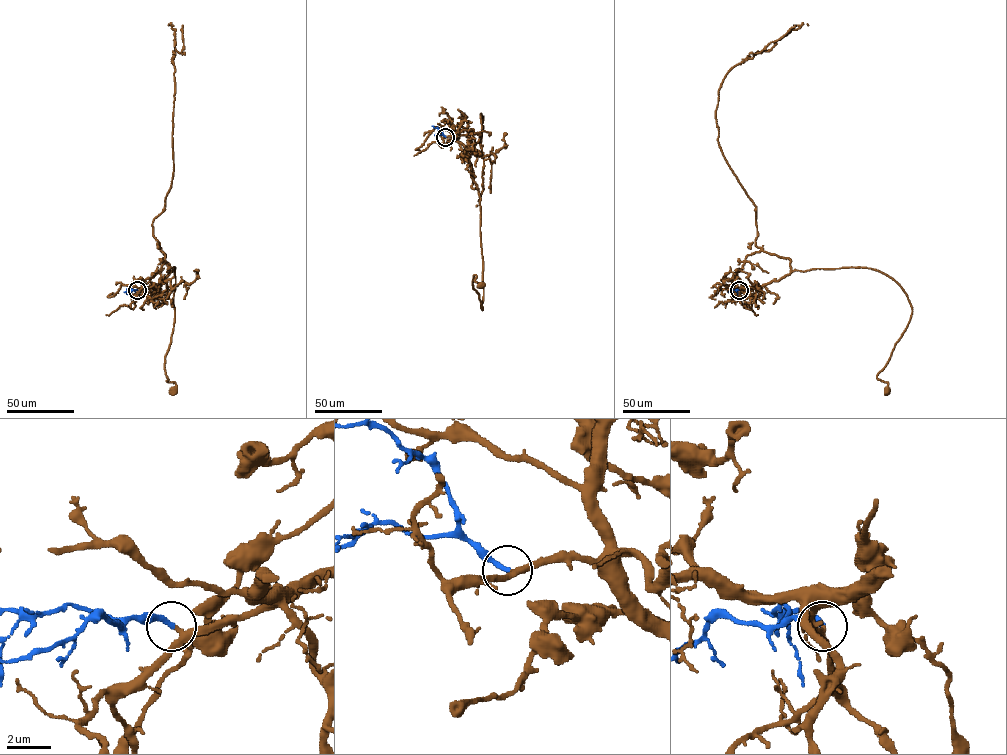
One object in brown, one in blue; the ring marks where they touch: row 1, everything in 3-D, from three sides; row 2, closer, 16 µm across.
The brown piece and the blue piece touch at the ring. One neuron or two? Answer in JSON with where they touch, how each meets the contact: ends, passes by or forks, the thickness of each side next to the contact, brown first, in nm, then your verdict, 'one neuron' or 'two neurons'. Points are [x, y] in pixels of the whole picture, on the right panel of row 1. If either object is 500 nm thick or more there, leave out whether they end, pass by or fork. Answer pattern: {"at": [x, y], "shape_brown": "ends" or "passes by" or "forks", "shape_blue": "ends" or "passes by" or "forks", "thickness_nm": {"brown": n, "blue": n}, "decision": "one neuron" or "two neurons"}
{"at": [739, 290], "shape_brown": "passes by", "shape_blue": "ends", "thickness_nm": {"brown": 240, "blue": 240}, "decision": "one neuron"}

